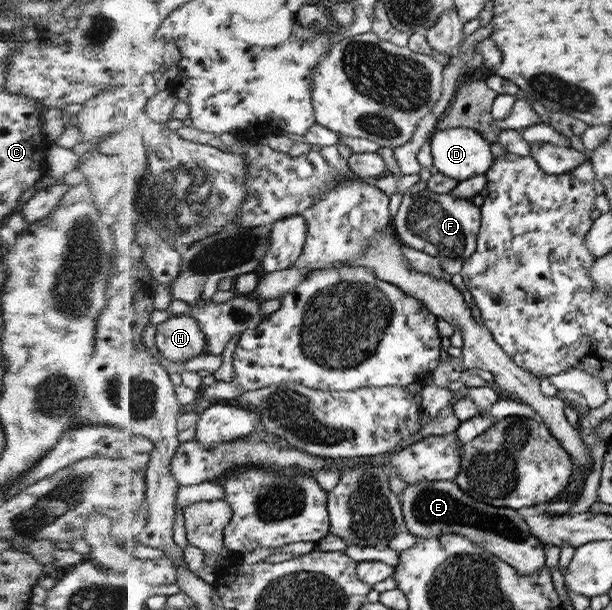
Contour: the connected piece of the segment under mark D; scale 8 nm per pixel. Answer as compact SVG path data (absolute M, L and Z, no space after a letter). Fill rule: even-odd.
M452 127L444 130L435 130L430 137L431 155L434 166L438 171L457 179L459 182L473 178L475 175L483 175L494 165L493 146L481 133L468 127Z

